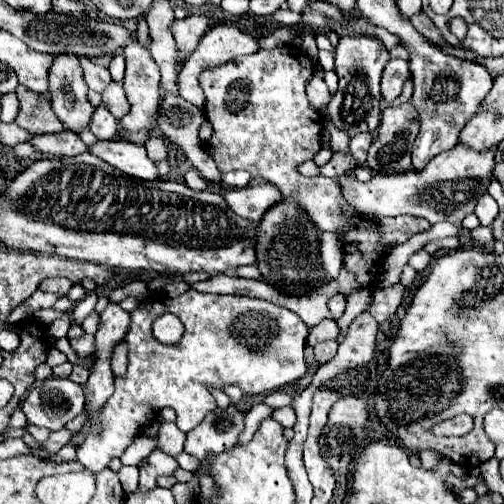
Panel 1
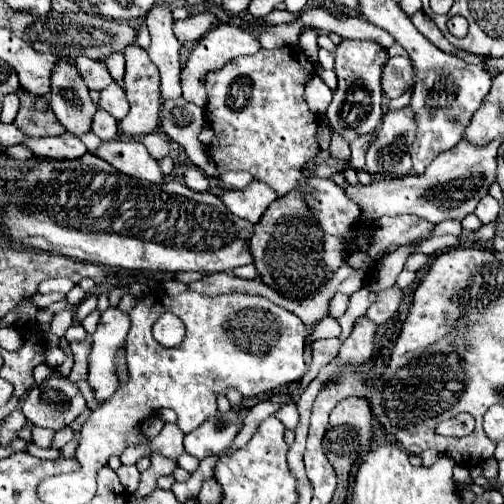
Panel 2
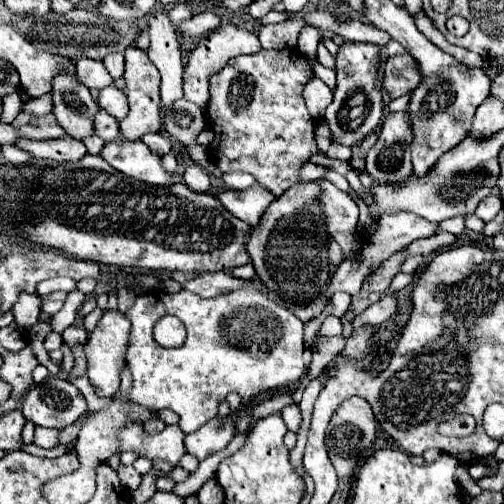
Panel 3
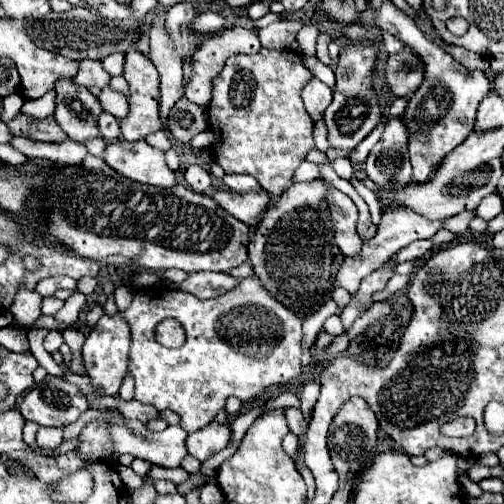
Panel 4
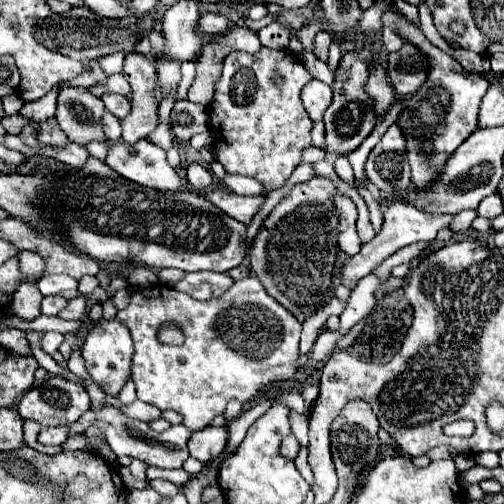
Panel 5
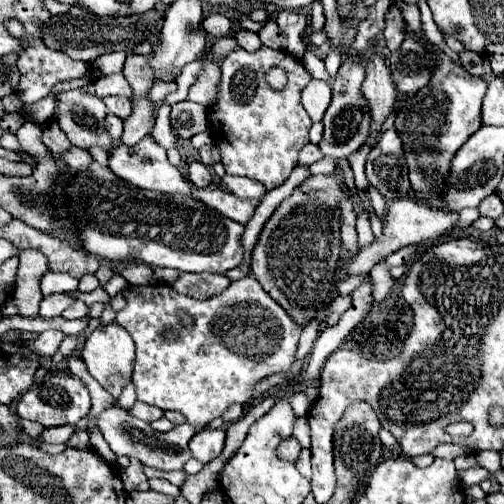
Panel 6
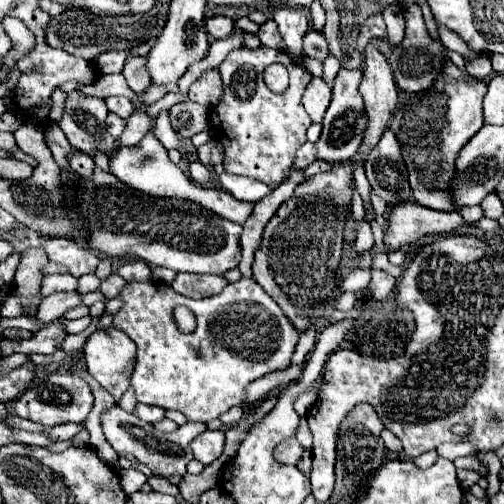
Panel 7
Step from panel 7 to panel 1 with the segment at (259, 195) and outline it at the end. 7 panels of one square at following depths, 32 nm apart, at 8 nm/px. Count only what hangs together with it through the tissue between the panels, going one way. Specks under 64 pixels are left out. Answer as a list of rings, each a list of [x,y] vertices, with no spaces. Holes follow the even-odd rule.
[[[228,172],[224,174],[224,184],[228,184],[230,188],[244,188],[250,182],[250,174],[248,172]]]

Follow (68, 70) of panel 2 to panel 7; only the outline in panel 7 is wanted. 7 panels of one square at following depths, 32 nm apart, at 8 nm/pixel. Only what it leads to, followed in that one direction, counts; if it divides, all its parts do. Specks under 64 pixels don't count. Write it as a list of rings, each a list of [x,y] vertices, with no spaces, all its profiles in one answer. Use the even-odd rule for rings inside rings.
[[[72,90],[66,94],[64,114],[58,126],[64,130],[66,138],[76,150],[82,150],[90,156],[100,150],[112,156],[112,152],[116,150],[116,142],[106,130],[106,116],[108,108],[102,98]]]

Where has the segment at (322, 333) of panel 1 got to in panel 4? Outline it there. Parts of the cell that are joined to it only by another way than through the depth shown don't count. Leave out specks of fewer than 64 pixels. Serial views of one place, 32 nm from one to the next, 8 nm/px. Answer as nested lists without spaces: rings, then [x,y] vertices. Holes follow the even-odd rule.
[[[330,316],[326,322],[324,322],[324,328],[322,332],[330,334],[330,336],[340,336],[342,334],[342,322],[338,316]]]

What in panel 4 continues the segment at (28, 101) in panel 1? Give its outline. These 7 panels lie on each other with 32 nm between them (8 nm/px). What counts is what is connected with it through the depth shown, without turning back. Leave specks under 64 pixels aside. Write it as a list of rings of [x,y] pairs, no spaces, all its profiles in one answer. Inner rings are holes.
[[[18,114],[14,120],[10,120],[6,124],[8,124],[8,128],[12,128],[12,132],[16,136],[24,136],[24,138],[38,140],[38,142],[62,142],[66,138],[66,132],[56,124],[54,116],[38,120],[32,116]]]

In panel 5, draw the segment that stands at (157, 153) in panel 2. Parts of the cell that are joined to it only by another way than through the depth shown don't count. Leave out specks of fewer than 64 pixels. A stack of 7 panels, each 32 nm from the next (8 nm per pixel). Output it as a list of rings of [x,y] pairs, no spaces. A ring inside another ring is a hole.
[[[160,122],[158,128],[156,128],[152,134],[148,134],[148,140],[150,140],[152,144],[164,148],[164,150],[172,148],[172,144],[174,144],[174,136],[172,136],[172,130],[168,128],[168,122]]]

